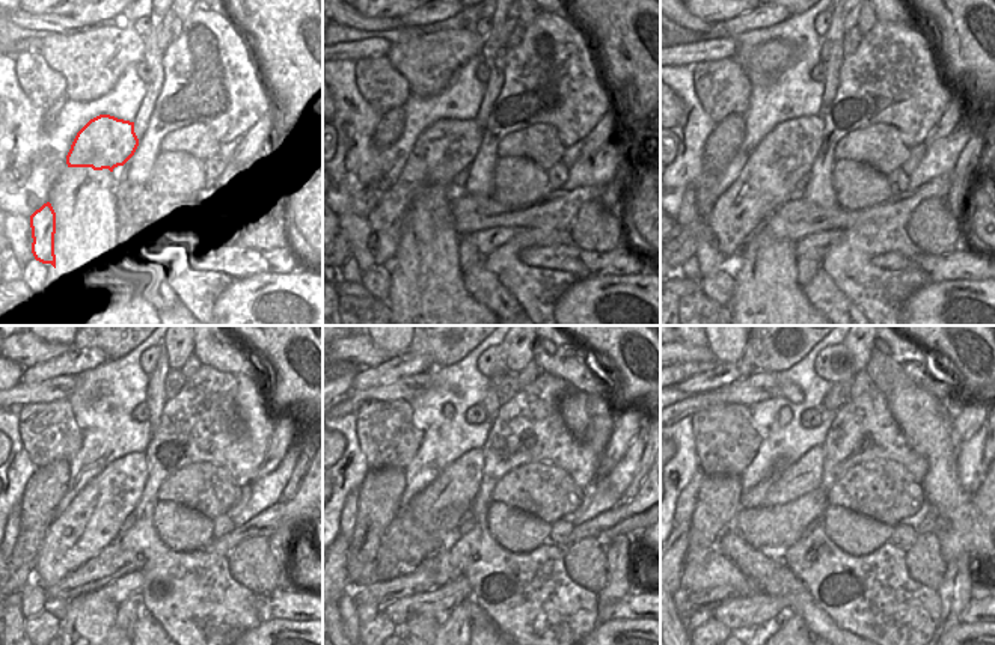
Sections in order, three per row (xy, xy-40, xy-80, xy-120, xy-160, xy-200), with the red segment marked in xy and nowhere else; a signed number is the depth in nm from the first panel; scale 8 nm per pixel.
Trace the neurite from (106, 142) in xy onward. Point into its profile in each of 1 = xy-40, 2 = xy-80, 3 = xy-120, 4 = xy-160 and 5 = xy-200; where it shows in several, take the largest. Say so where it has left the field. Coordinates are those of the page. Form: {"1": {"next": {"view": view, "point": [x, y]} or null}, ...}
{"1": {"next": {"view": "xy-40", "point": [445, 148]}}, "2": {"next": {"view": "xy-80", "point": [768, 180]}}, "3": {"next": {"view": "xy-120", "point": [92, 520]}}, "4": {"next": {"view": "xy-160", "point": [413, 535]}}, "5": {"next": {"view": "xy-200", "point": [804, 475]}}}

